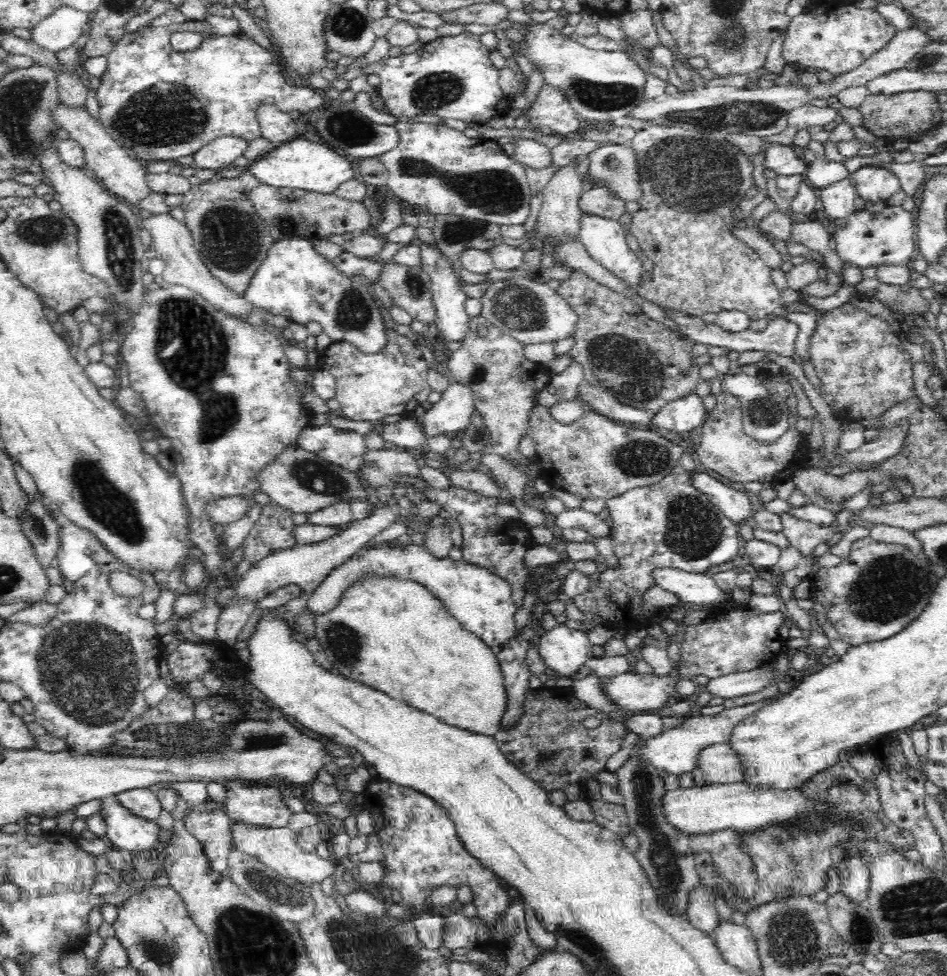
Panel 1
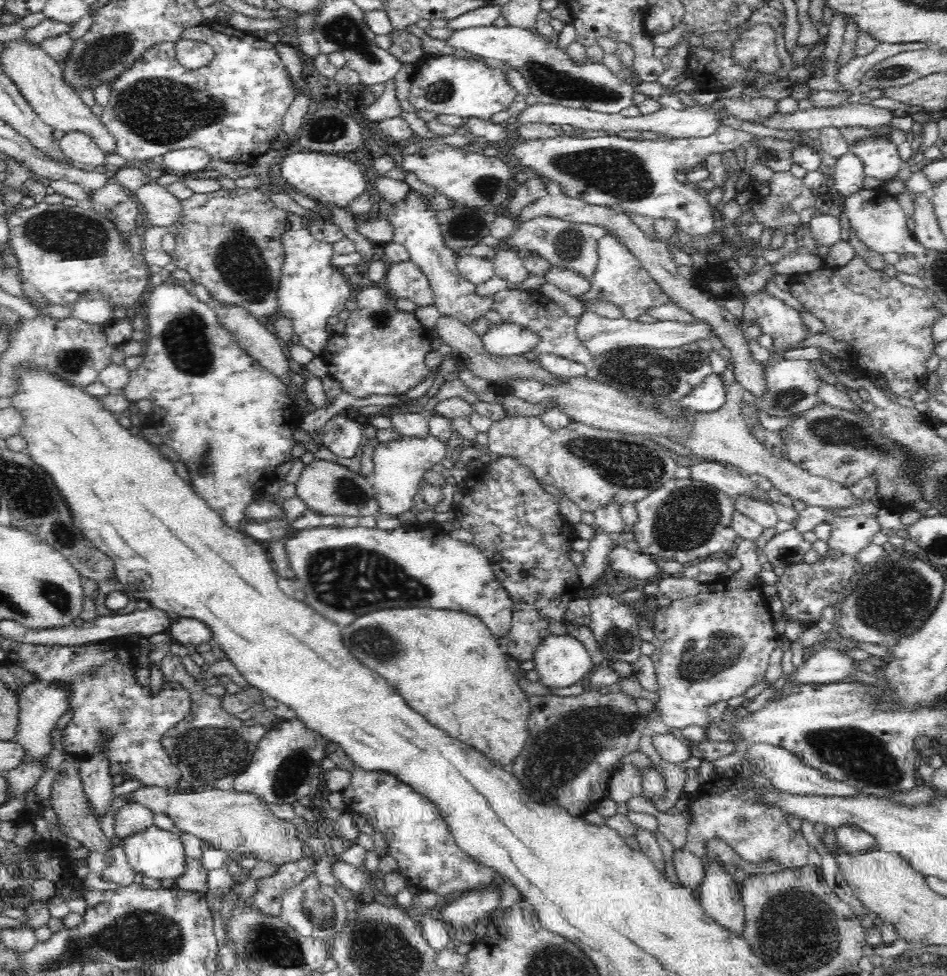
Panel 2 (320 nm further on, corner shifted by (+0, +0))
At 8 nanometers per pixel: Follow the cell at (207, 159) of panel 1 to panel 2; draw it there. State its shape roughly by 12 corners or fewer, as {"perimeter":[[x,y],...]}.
{"perimeter":[[198,148],[177,149],[159,161],[171,174],[206,173],[213,159]]}

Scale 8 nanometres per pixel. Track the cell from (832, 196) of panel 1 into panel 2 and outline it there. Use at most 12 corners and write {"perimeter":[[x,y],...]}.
{"perimeter":[[848,152],[835,162],[831,190],[840,202],[862,191],[864,164]]}

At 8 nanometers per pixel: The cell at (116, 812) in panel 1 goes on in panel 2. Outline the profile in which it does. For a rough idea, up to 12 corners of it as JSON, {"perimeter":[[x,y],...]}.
{"perimeter":[[152,824],[122,837],[132,871],[158,880],[186,870],[177,833]]}

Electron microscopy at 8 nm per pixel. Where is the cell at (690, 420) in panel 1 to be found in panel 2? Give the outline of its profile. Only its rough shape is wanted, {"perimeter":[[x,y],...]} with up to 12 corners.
{"perimeter":[[710,374],[678,403],[697,413],[720,410],[727,380]]}

